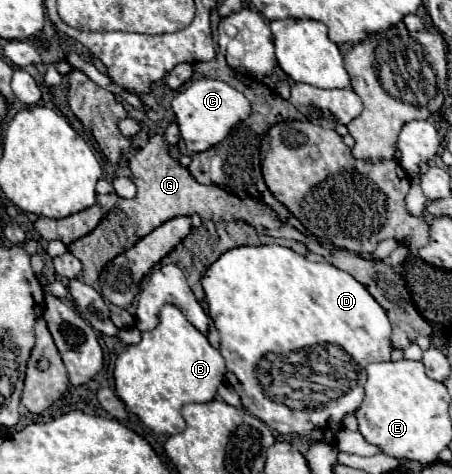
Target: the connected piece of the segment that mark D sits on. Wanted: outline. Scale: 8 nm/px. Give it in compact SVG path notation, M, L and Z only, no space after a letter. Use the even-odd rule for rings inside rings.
M244 245L226 251L208 267L206 275L202 277L202 287L208 301L208 315L212 317L214 325L218 323L216 329L220 331L220 351L226 361L226 379L234 383L232 387L240 395L242 407L262 419L276 433L296 435L302 445L334 443L334 437L338 437L342 431L344 417L356 413L358 405L362 403L366 365L372 361L390 361L390 319L378 301L374 301L366 287L350 273L328 263L312 263L304 255L280 245ZM322 343L334 343L342 347L352 361L346 357L346 353L342 353L342 349L338 349L336 357L326 357L326 373L318 375L318 383L294 379L290 385L260 385L256 377L256 365L266 353L288 355L290 351Z

